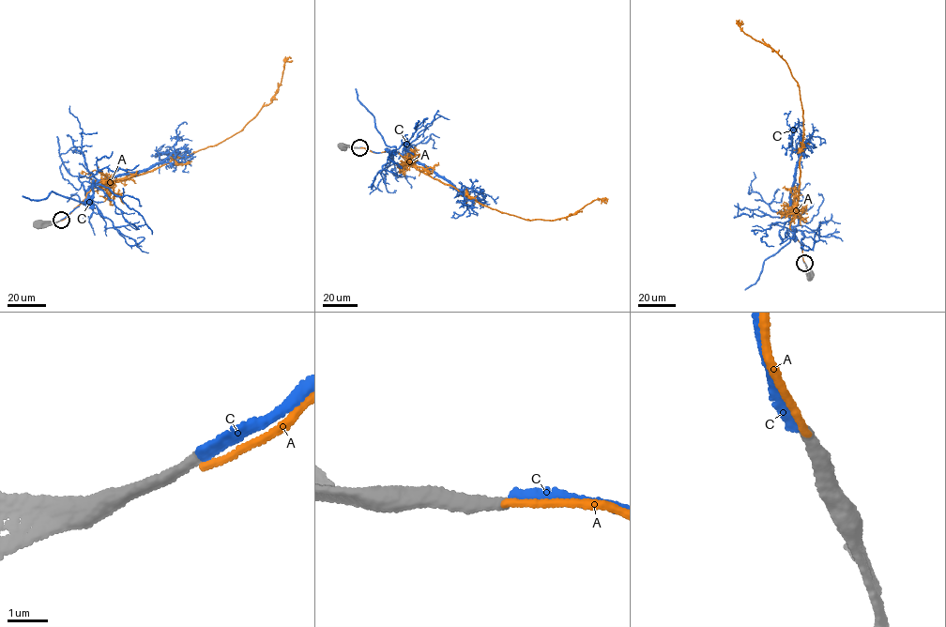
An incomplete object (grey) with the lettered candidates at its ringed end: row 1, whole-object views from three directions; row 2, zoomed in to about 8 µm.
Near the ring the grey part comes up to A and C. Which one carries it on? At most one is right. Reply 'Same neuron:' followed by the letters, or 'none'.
Same neuron: C

